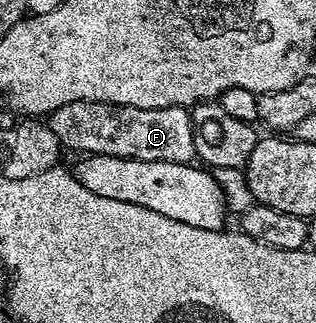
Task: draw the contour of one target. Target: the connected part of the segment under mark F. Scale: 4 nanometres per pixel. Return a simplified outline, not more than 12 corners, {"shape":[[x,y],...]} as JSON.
{"shape":[[74,102],[46,123],[60,147],[178,166],[192,115]]}

